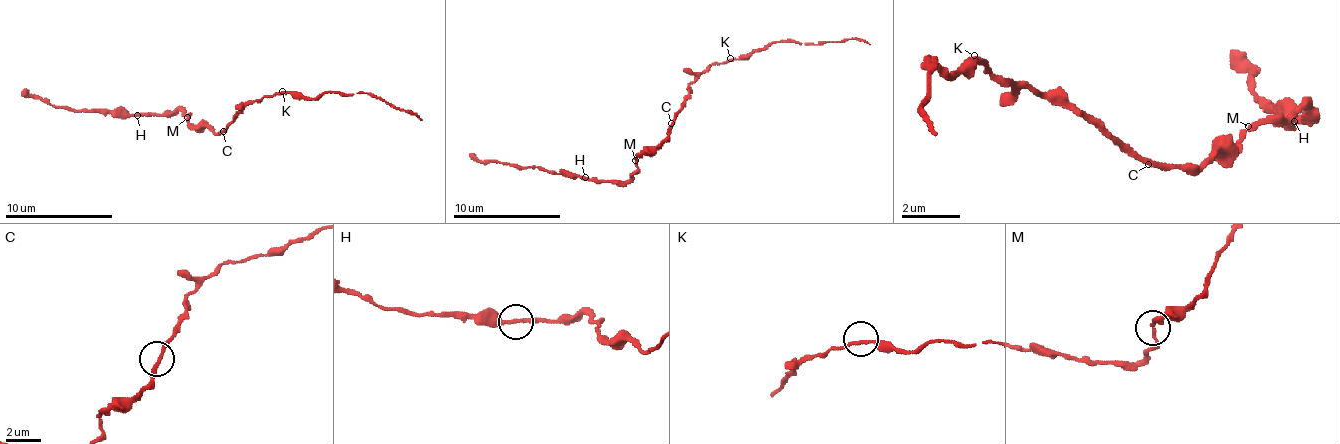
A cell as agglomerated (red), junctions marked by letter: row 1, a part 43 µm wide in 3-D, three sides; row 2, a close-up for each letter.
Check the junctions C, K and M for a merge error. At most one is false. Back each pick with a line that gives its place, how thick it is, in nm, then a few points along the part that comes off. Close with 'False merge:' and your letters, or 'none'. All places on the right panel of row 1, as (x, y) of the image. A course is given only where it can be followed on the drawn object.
False merge: none

